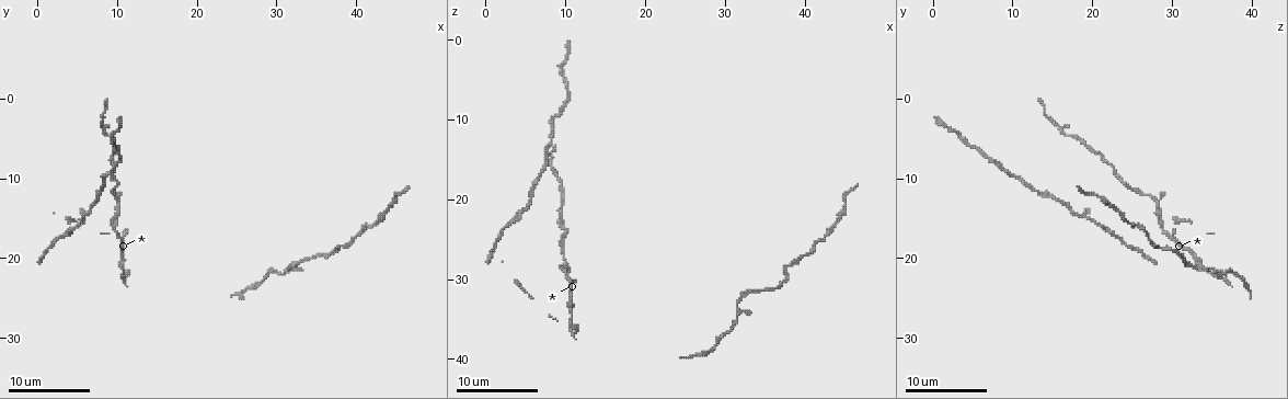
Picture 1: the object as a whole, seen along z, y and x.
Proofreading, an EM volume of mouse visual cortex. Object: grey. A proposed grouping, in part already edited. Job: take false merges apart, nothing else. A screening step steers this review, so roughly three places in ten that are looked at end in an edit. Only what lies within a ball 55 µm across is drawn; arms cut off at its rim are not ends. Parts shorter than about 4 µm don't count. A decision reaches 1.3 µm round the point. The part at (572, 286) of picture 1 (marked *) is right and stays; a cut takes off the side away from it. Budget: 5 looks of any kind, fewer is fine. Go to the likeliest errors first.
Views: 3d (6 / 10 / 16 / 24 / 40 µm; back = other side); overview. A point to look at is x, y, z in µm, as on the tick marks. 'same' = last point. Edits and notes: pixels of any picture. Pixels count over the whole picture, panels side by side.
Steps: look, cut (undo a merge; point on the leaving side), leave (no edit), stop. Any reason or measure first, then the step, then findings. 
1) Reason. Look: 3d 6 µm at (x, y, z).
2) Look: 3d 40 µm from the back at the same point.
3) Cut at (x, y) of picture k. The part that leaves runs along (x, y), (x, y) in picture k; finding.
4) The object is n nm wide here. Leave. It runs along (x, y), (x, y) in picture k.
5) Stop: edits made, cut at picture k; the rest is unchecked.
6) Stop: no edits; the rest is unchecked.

Side arm on a straight run. Look: 3d 6 µm at (10.0, 13.0, 28.0).

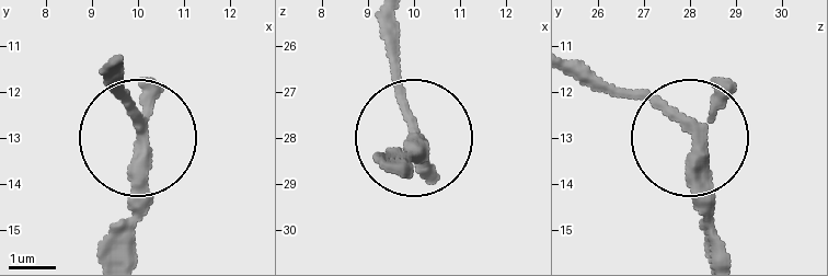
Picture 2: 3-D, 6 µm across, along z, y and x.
Look: 3d 6 µm from the back at (10.10, 13.10, 28.15).

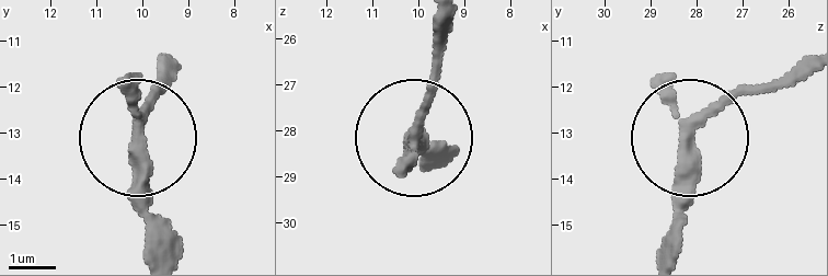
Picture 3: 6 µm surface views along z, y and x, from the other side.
3 arms meet here. Leave. Continuous, no second neuron.

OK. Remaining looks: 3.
Narrows sharply. Look: 3d 10 µm at (9.5, 8.5, 8.5).

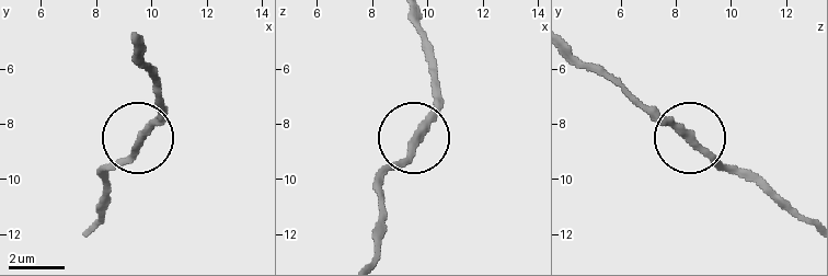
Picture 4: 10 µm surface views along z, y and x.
Cut at (152, 124) of picture 4. The part that leaves runs along (137, 150), (158, 119), (158, 87), (144, 52) in picture 4; two neurons meet here.

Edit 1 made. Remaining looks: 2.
Narrows sharply. Look: 3d 10 µm at (38.0, 18.5, 28.0).

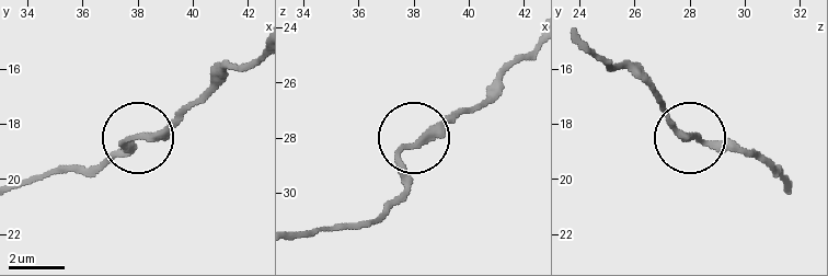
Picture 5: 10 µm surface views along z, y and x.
Look: 3d 6 µm at (38.0, 18.4, 28.2).

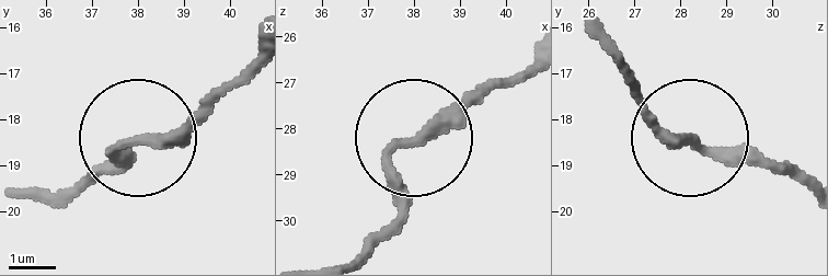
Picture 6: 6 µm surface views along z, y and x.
Cut at (159, 148) of picture 6. The part that leaves runs along (725, 151), (678, 135), (611, 57) in picture 6; two neurons meet here.

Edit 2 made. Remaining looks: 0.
Stop: edits made, cut at picture 4, cut at picture 6; the rest is unchecked.

